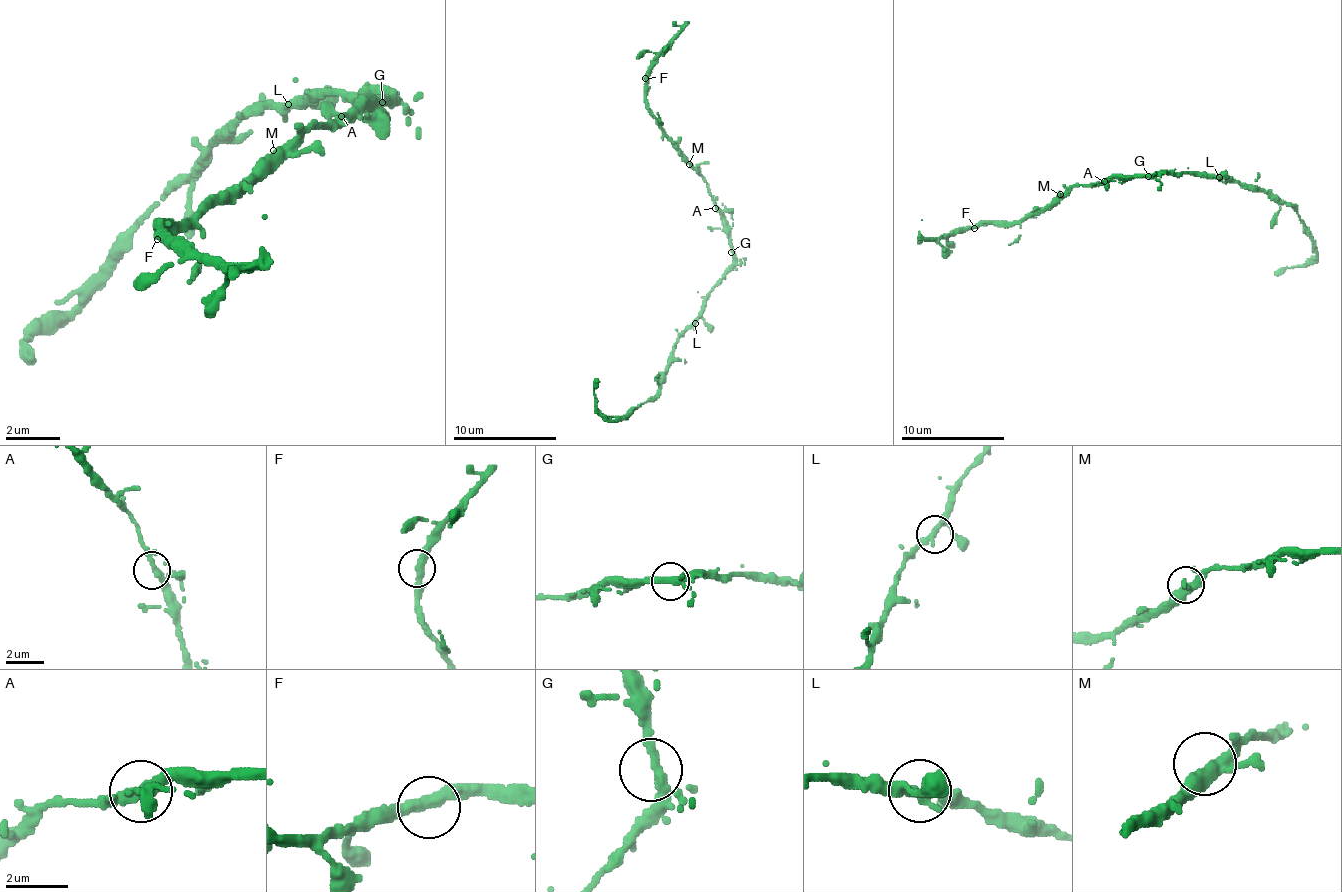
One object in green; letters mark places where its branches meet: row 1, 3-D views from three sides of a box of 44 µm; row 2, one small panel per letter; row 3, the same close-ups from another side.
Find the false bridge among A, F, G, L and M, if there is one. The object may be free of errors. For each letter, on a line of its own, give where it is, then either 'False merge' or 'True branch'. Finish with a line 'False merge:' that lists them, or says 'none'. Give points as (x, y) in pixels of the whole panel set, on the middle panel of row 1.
A: Place: (715, 208). True branch
F: Place: (645, 78). True branch
G: Place: (731, 252). True branch
L: Place: (695, 323). True branch
M: Place: (689, 164). True branch
False merge: none

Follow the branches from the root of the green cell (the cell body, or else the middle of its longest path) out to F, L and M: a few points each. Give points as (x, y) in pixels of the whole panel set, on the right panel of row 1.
F: (1151, 173), (1109, 176), (1099, 184), (1073, 184), (1055, 202), (1026, 218), (1010, 223), (979, 223), (974, 228)
L: (1151, 173), (1218, 176)
M: (1151, 173), (1109, 176), (1099, 184), (1073, 184), (1060, 194)

